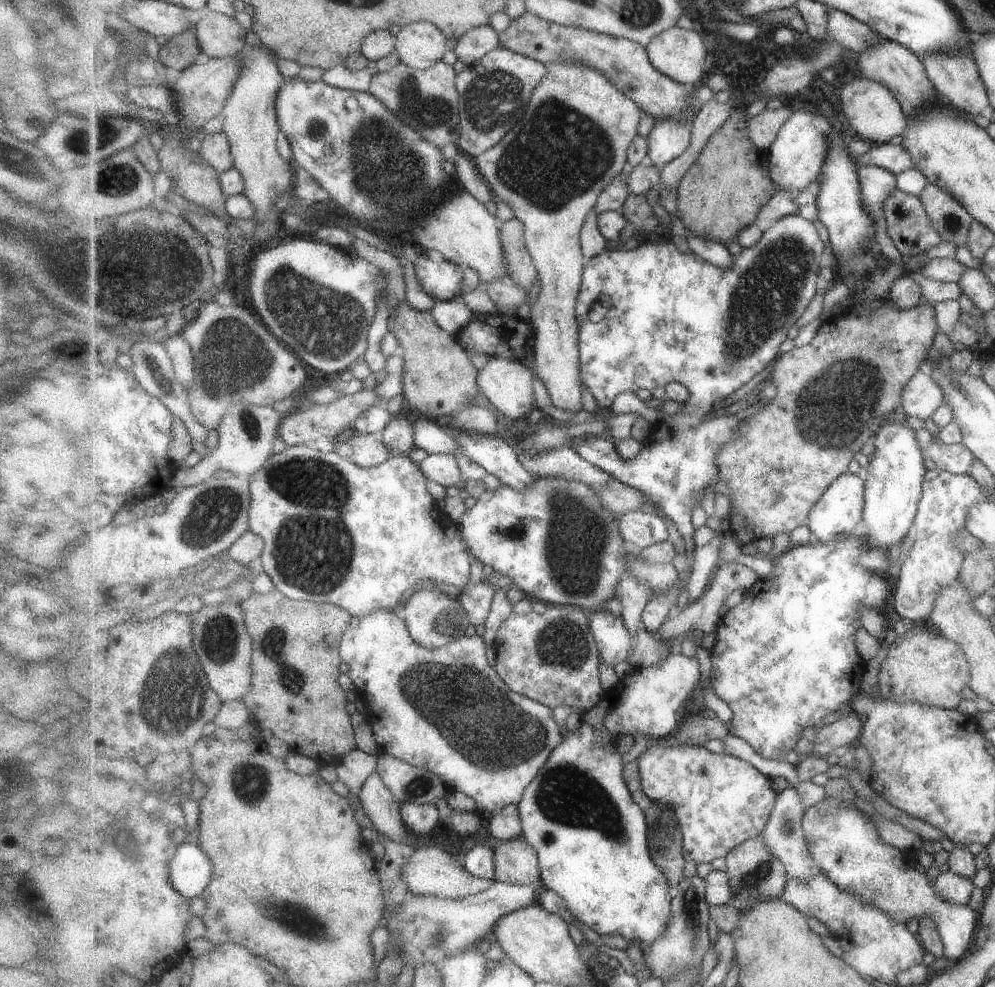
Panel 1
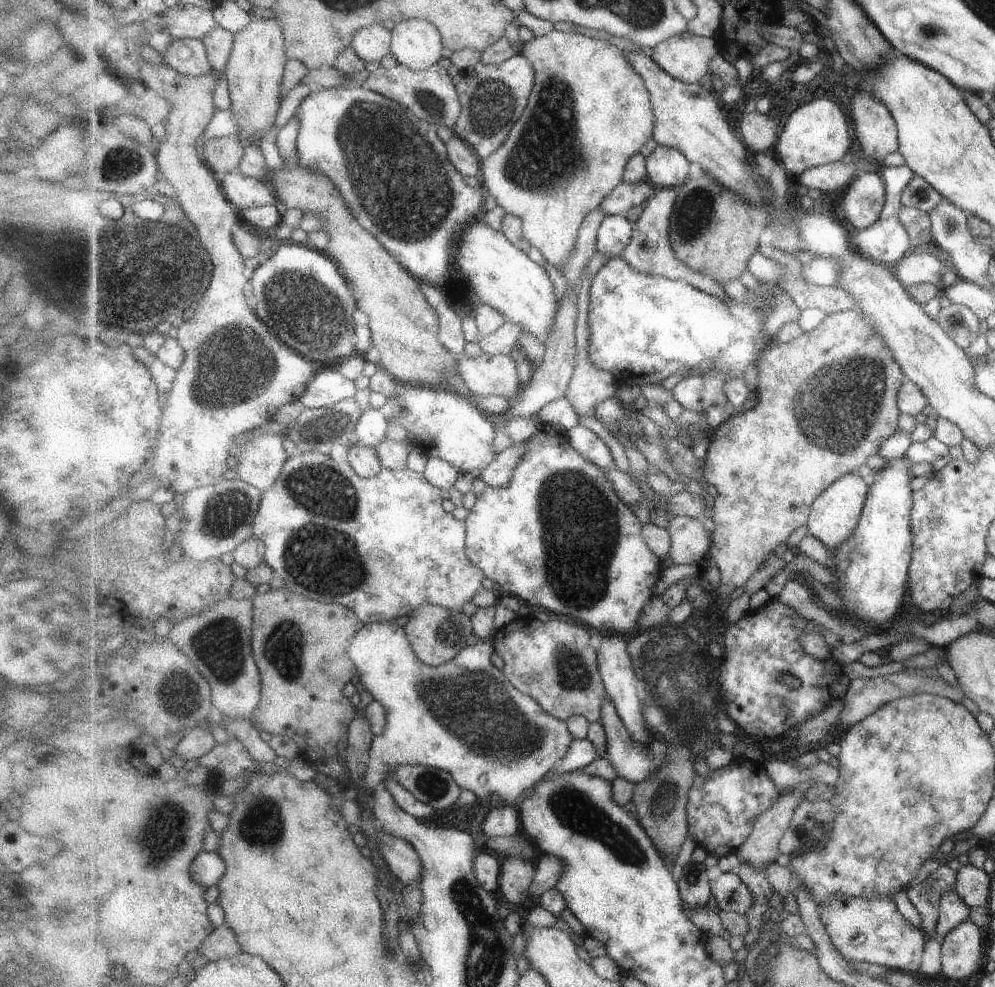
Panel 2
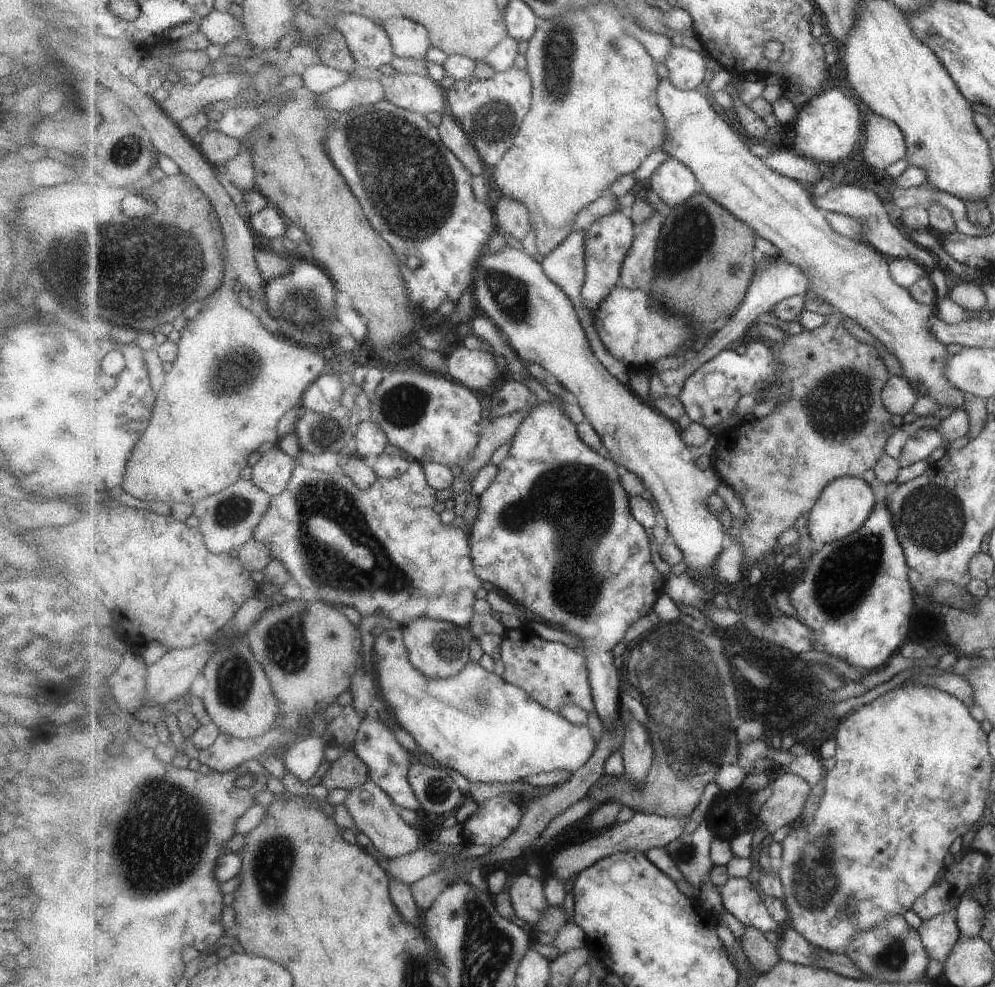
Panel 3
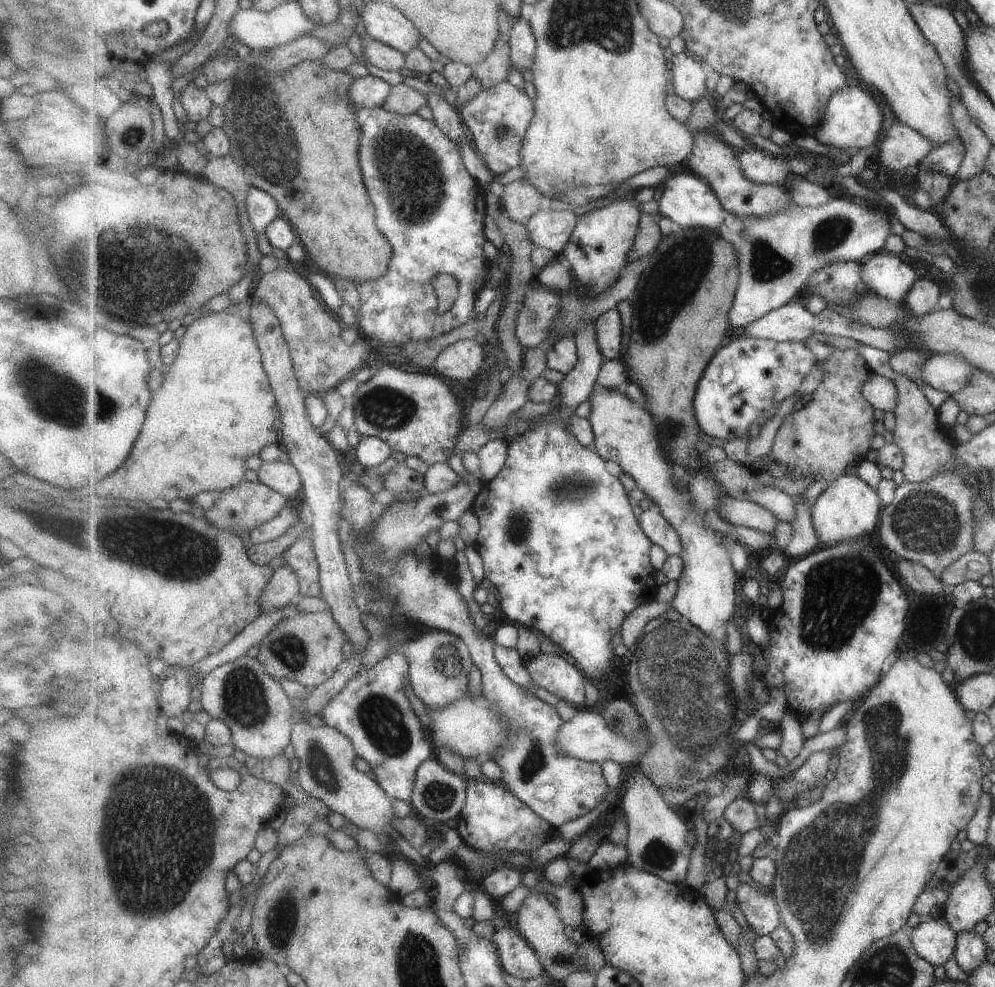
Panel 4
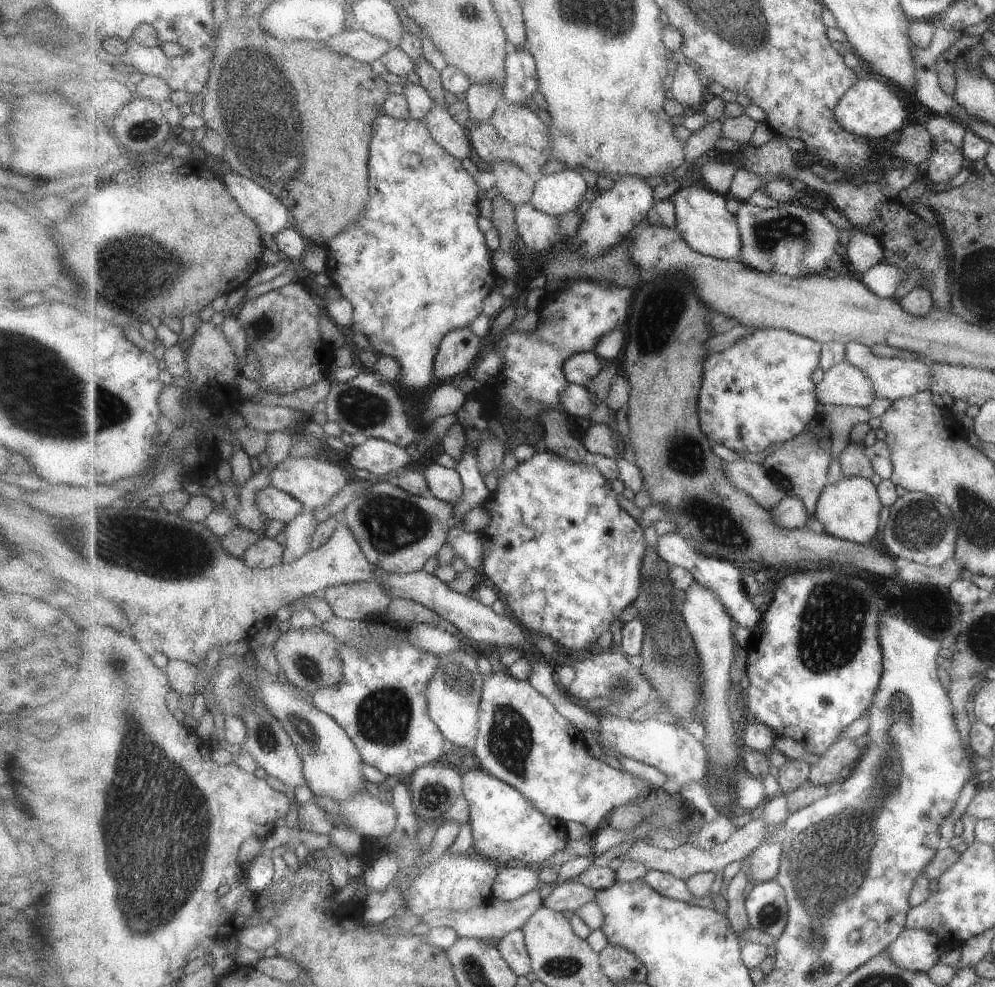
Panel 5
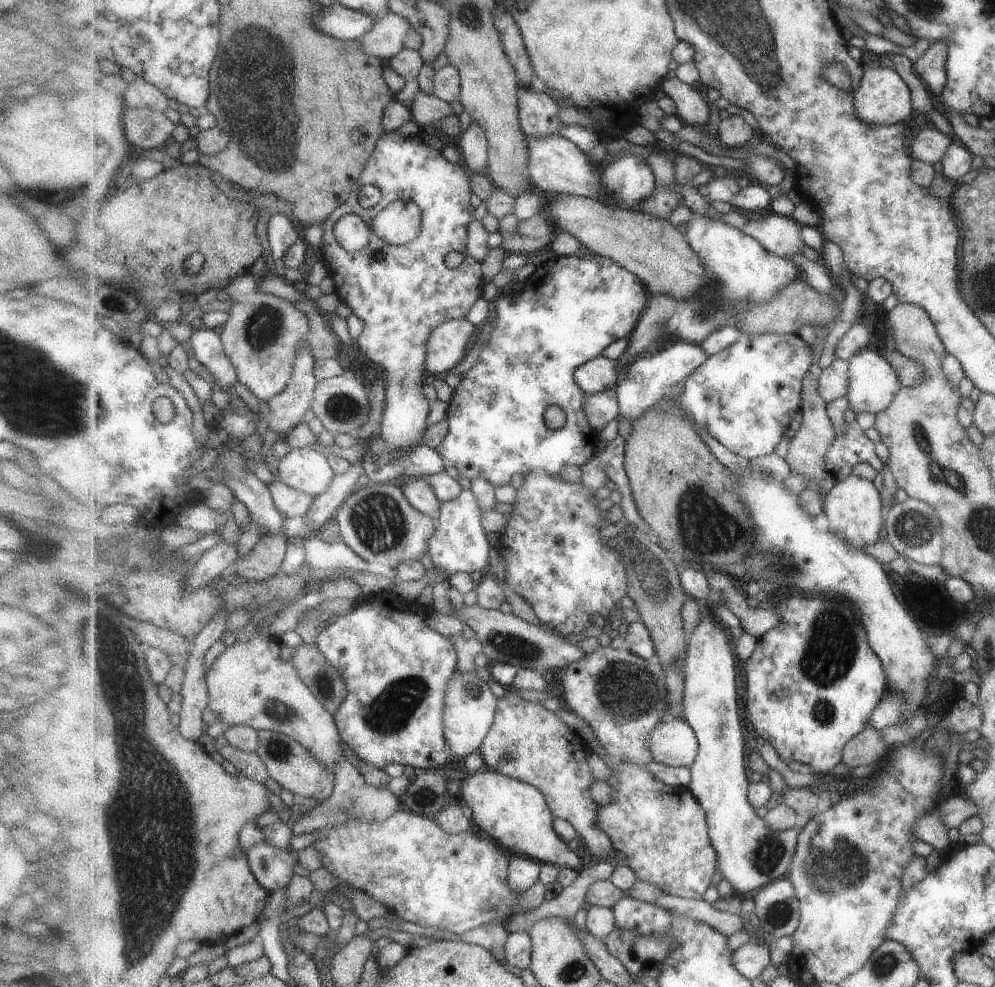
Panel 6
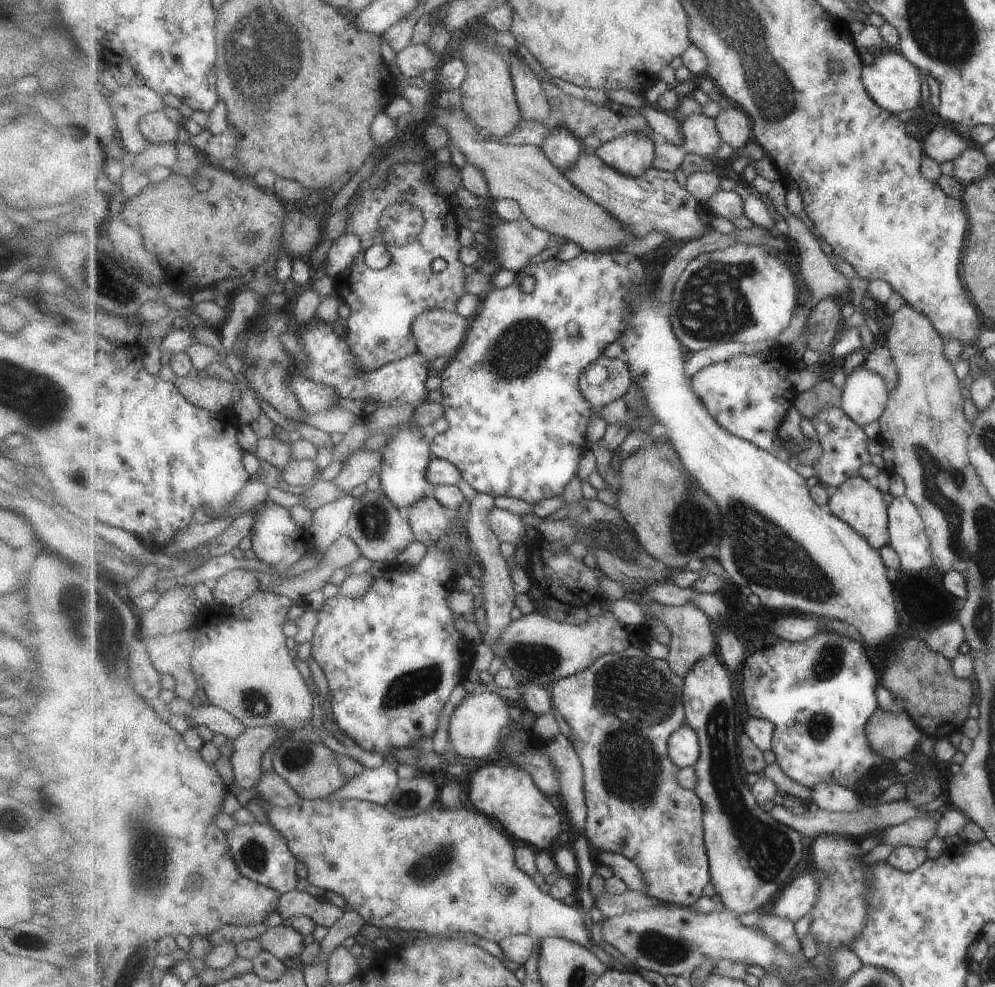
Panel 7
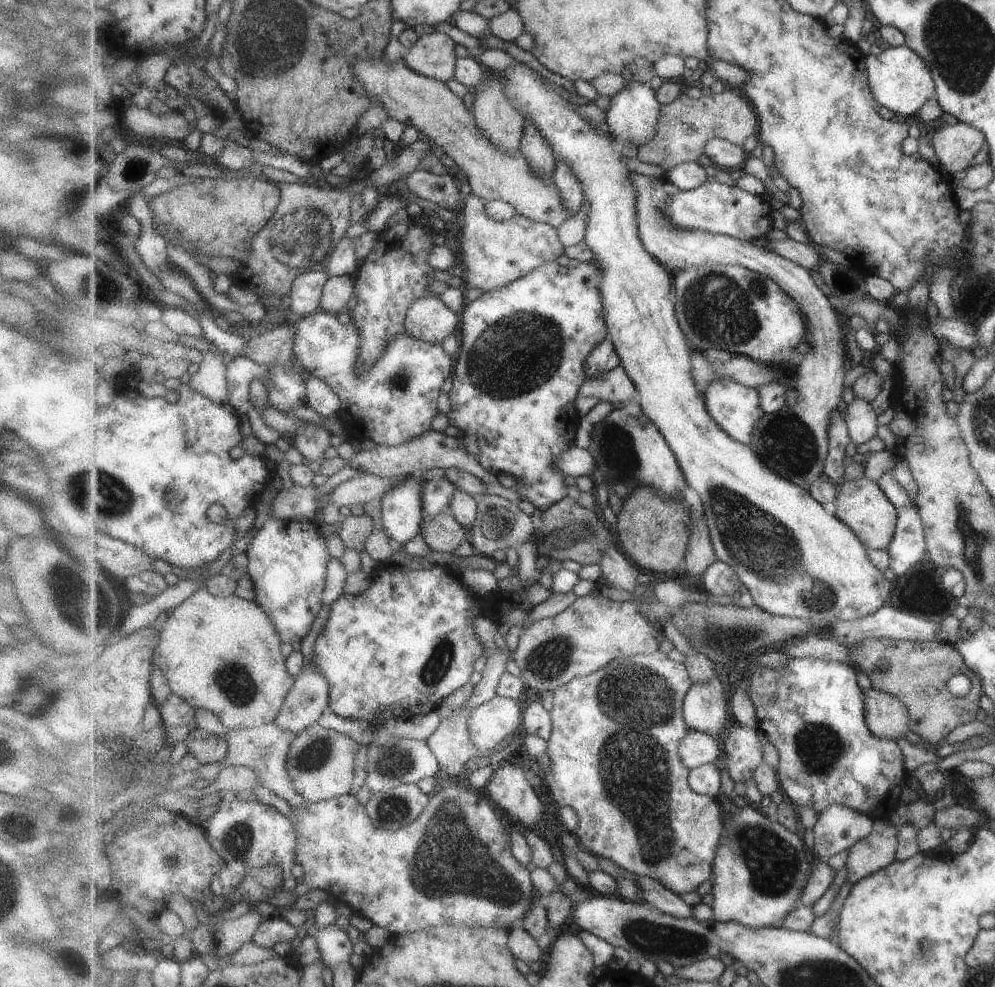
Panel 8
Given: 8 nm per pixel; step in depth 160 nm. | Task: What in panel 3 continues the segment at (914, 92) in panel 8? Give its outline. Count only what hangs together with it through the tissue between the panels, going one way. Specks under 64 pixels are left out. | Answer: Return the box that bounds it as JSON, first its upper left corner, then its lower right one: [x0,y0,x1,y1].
[792,90,861,162]

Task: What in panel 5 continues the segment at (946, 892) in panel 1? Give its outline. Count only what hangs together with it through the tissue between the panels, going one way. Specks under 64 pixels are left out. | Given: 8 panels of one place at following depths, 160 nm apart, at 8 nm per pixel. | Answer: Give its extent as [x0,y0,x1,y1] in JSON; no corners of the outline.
[887,929,945,971]

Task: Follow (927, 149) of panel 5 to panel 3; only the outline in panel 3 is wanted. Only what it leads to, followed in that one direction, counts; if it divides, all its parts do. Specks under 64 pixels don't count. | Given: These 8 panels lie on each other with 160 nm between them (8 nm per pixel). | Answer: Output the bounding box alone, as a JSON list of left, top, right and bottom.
[862,111,908,169]

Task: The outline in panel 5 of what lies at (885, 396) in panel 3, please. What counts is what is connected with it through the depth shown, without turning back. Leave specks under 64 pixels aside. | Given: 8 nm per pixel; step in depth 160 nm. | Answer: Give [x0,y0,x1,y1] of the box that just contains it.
[816,360,878,408]

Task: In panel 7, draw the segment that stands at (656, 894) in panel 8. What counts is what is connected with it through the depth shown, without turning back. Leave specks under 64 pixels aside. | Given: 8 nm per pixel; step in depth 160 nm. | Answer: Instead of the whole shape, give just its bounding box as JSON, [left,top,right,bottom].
[594,851,648,894]

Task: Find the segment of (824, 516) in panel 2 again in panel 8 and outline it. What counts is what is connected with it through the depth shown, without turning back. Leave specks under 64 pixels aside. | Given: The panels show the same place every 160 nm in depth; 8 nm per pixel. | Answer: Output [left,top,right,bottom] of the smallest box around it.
[831,477,898,550]

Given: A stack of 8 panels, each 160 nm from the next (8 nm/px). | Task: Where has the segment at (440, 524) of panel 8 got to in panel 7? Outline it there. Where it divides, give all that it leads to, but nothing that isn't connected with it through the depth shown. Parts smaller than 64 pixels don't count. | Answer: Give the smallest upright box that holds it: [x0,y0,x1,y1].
[406,496,457,548]

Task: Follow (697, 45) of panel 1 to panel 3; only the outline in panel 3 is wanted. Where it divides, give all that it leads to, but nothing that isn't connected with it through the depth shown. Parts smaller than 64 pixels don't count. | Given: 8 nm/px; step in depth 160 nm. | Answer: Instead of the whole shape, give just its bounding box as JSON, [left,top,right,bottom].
[664,44,707,90]

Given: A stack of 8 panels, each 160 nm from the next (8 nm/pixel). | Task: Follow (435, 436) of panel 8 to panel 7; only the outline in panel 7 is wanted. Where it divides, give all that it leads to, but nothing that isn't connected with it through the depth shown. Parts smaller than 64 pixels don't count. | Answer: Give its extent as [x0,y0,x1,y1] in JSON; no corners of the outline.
[332,449,384,492]

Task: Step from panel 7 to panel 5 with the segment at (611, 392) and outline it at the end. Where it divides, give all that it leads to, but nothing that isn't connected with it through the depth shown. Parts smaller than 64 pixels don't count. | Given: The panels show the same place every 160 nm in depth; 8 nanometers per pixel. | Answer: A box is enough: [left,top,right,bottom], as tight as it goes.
[564,351,605,386]

